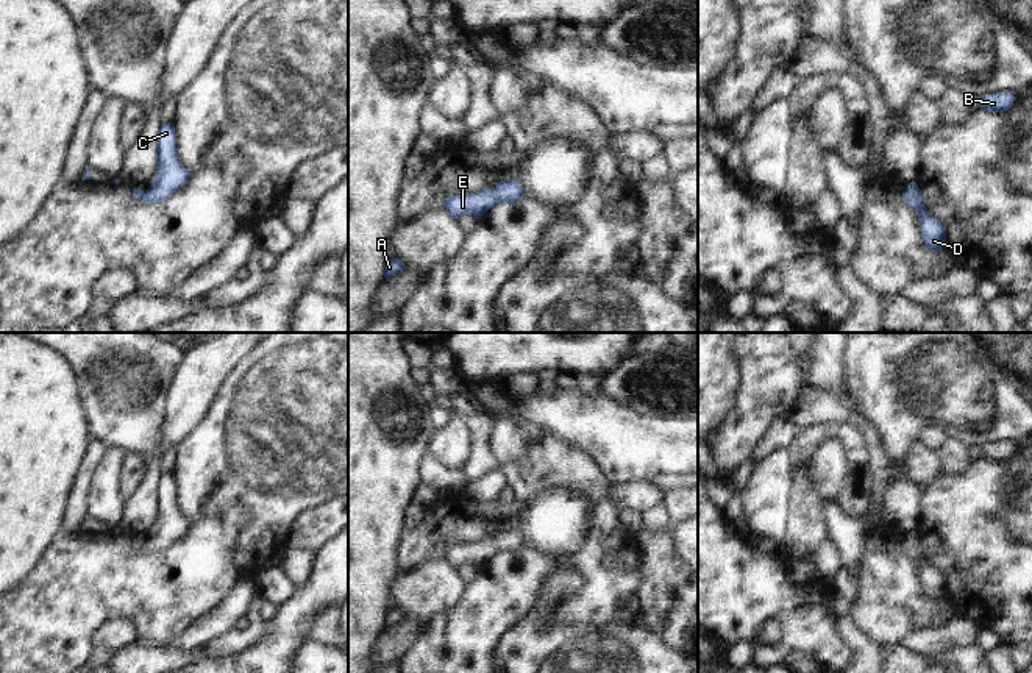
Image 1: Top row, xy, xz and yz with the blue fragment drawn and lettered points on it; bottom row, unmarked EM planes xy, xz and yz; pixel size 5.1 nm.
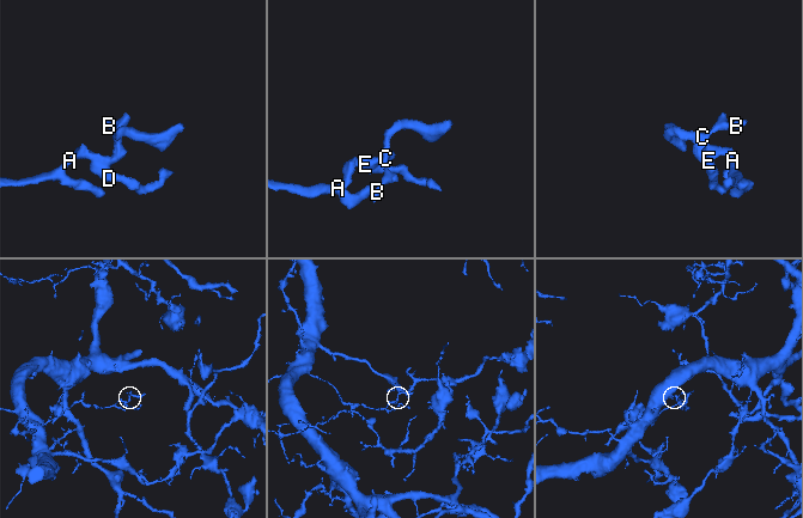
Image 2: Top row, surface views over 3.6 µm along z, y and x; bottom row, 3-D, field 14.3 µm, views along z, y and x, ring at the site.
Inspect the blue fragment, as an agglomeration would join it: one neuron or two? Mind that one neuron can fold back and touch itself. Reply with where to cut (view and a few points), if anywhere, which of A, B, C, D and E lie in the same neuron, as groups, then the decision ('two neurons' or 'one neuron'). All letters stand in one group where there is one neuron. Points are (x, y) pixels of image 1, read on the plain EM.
cut none; groups A B C D E; one neuron

